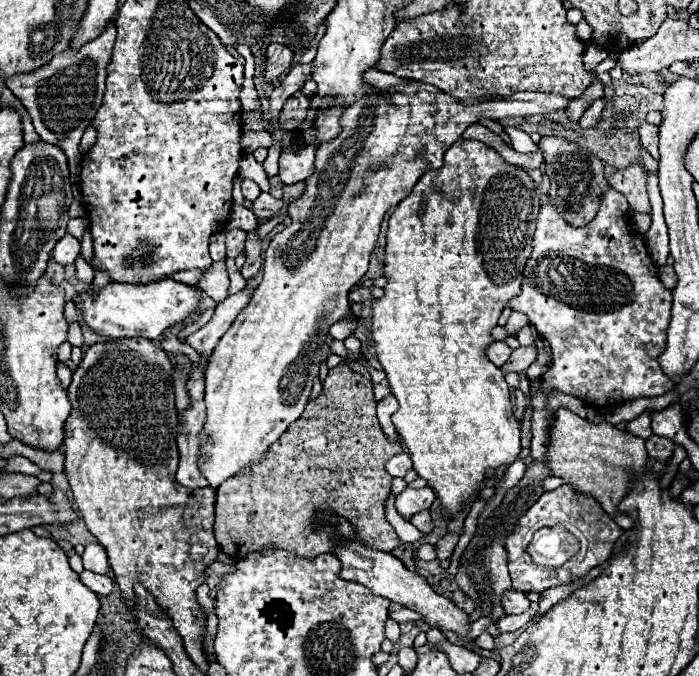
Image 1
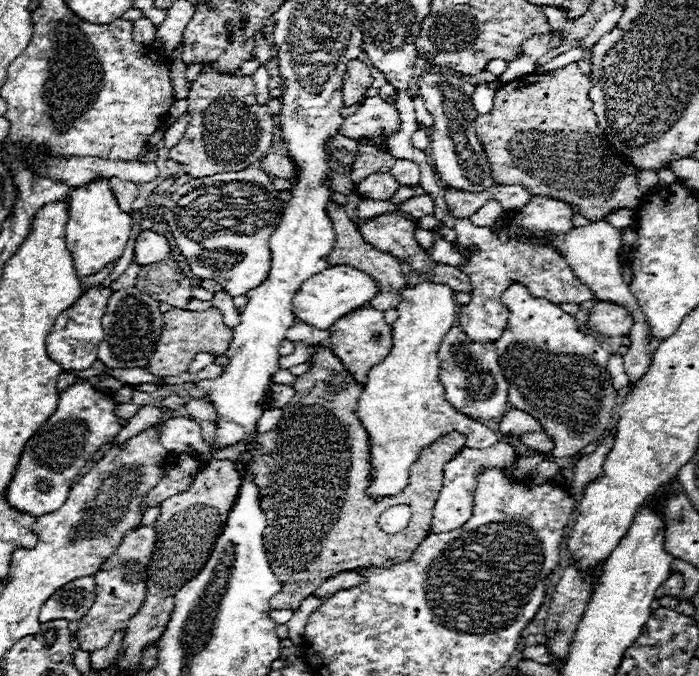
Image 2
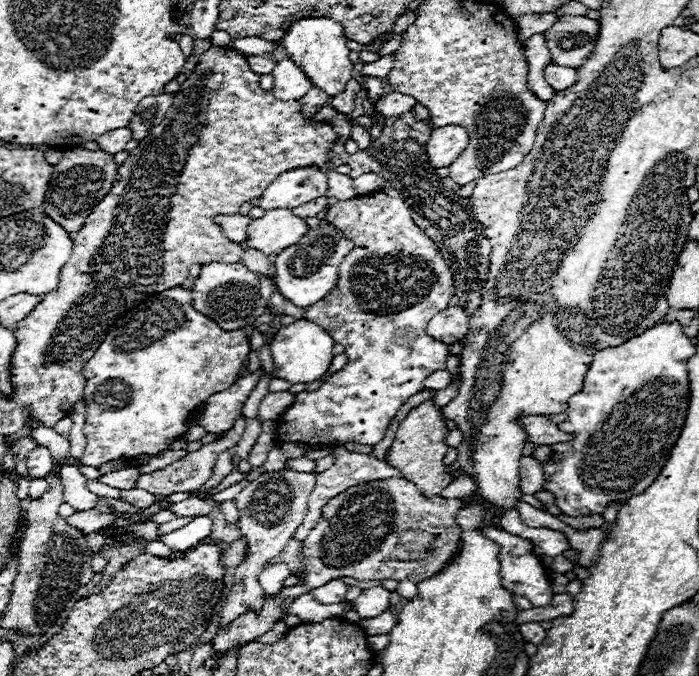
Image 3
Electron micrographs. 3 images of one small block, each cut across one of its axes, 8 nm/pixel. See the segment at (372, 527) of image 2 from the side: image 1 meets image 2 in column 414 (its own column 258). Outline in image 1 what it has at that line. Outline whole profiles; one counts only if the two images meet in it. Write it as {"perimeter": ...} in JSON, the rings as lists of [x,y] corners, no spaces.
{"perimeter":[[[338,364],[324,380],[322,394],[306,404],[302,416],[294,424],[290,424],[290,428],[278,438],[278,442],[274,442],[266,450],[266,456],[258,464],[250,464],[250,468],[244,468],[238,476],[218,486],[214,534],[220,550],[234,560],[240,560],[246,554],[258,552],[262,548],[284,548],[304,558],[328,554],[334,550],[334,540],[326,540],[326,526],[318,528],[318,532],[312,532],[310,520],[316,512],[326,510],[352,522],[358,538],[364,544],[376,550],[394,550],[396,546],[400,546],[400,538],[384,514],[384,504],[392,486],[392,476],[384,466],[386,460],[390,460],[390,456],[396,456],[398,452],[402,452],[402,444],[386,440],[378,424],[372,382],[354,372],[348,364]]]}

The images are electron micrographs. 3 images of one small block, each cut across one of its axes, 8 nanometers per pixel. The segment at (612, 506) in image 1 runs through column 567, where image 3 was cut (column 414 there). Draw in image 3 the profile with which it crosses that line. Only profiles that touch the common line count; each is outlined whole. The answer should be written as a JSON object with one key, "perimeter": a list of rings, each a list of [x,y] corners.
{"perimeter":[[[426,400],[424,404],[416,406],[406,420],[400,424],[398,432],[396,432],[396,440],[388,452],[386,462],[394,468],[398,468],[406,480],[414,482],[418,486],[418,490],[424,496],[436,496],[440,494],[450,482],[452,482],[452,472],[446,470],[444,464],[444,456],[450,450],[450,446],[446,446],[446,436],[448,436],[448,426],[446,426],[446,418],[442,414],[442,408],[434,406],[432,400]]]}

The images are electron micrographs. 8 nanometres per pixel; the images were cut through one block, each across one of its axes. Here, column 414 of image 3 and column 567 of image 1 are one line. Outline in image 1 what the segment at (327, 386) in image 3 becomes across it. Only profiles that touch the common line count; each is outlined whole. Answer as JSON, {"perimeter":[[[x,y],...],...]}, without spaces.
{"perimeter":[[[610,188],[602,198],[596,218],[582,228],[566,224],[562,214],[544,202],[536,220],[532,246],[532,256],[524,268],[522,294],[512,298],[508,306],[526,314],[538,334],[552,346],[550,370],[540,378],[544,390],[562,390],[588,406],[608,408],[626,400],[662,396],[678,384],[678,380],[666,376],[658,364],[658,356],[666,350],[672,292],[666,290],[654,274],[654,262],[650,260],[642,236],[636,234],[634,240],[630,208],[620,192]]]}

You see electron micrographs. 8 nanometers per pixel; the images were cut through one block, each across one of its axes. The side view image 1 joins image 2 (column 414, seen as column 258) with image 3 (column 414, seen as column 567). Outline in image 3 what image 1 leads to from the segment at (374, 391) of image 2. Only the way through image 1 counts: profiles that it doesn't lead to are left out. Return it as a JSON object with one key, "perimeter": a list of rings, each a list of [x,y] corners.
{"perimeter":[[[388,92],[378,100],[378,112],[386,118],[396,118],[402,116],[404,112],[410,112],[414,106],[418,104],[416,98],[408,96],[408,94],[400,94],[400,92]]]}

